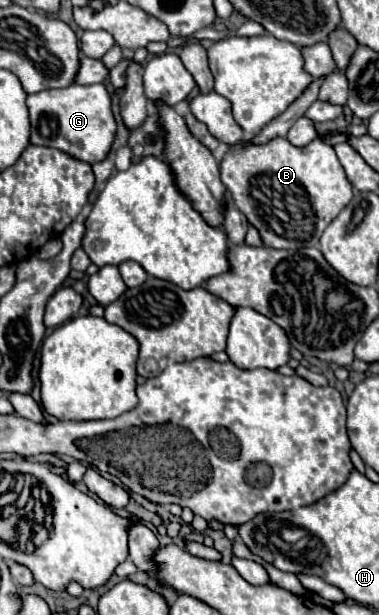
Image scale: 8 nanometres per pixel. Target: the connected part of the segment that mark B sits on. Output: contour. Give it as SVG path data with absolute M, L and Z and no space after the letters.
M273 139L265 145L239 143L229 147L219 165L221 165L221 181L229 189L237 209L245 213L247 221L259 231L263 245L273 249L319 247L317 241L325 231L325 227L353 199L353 185L349 183L333 147L323 143L321 139L315 139L305 147L295 147L287 139Z

